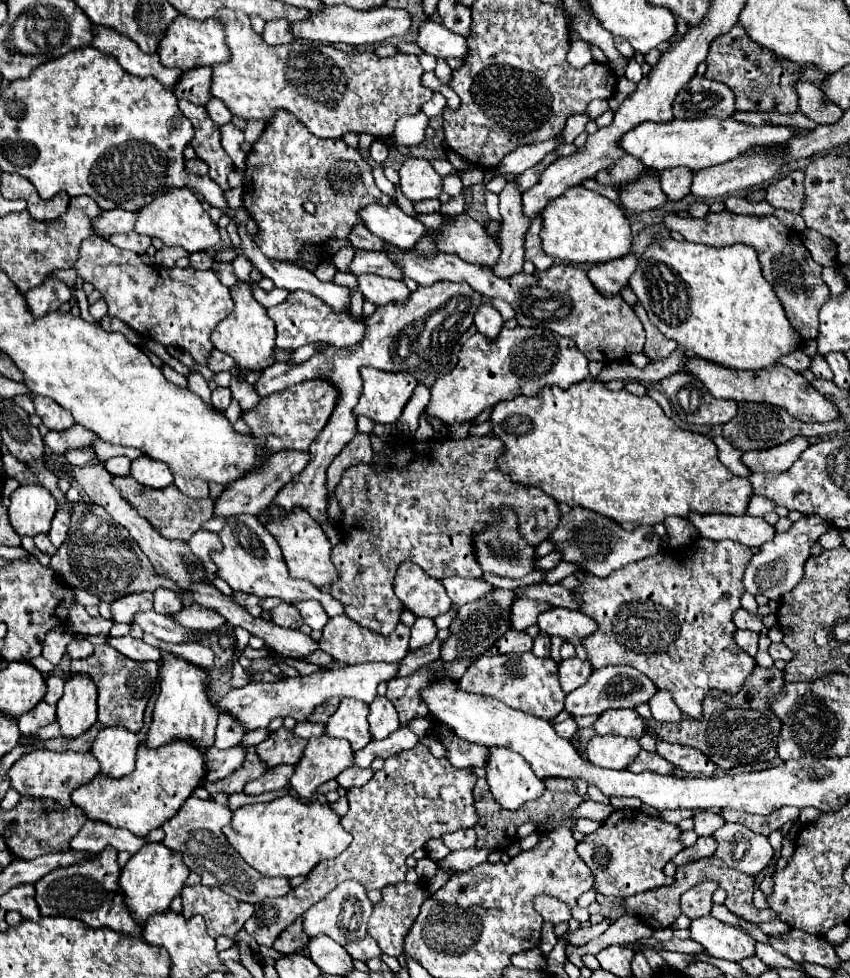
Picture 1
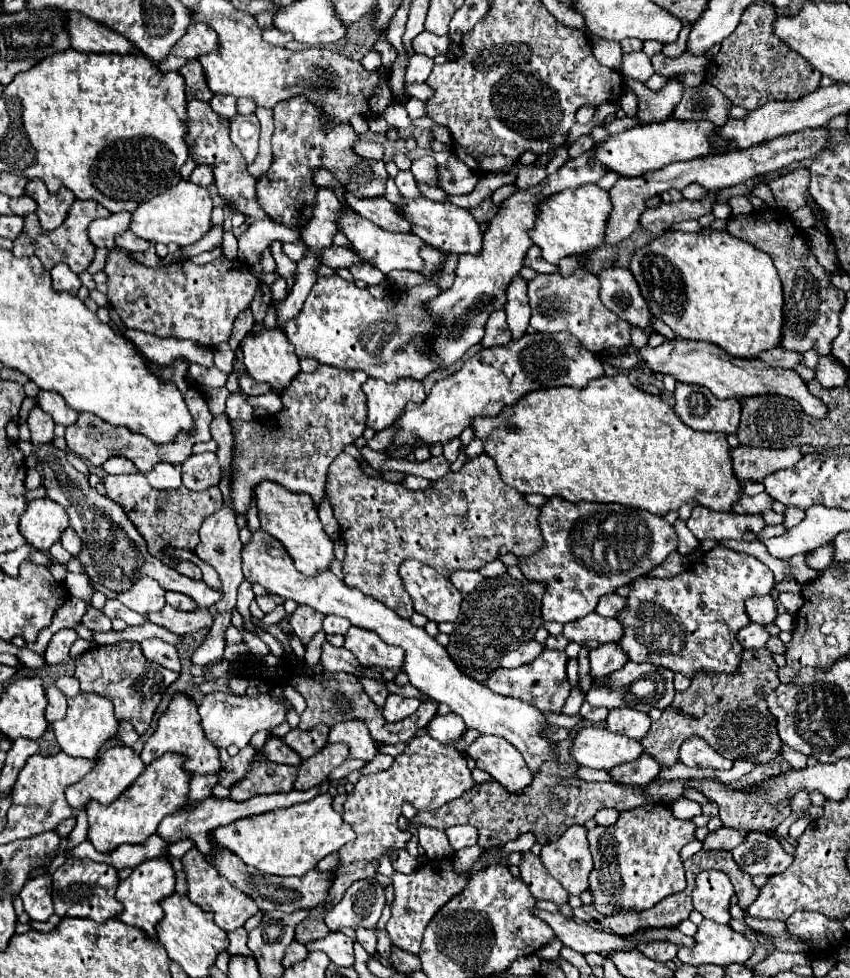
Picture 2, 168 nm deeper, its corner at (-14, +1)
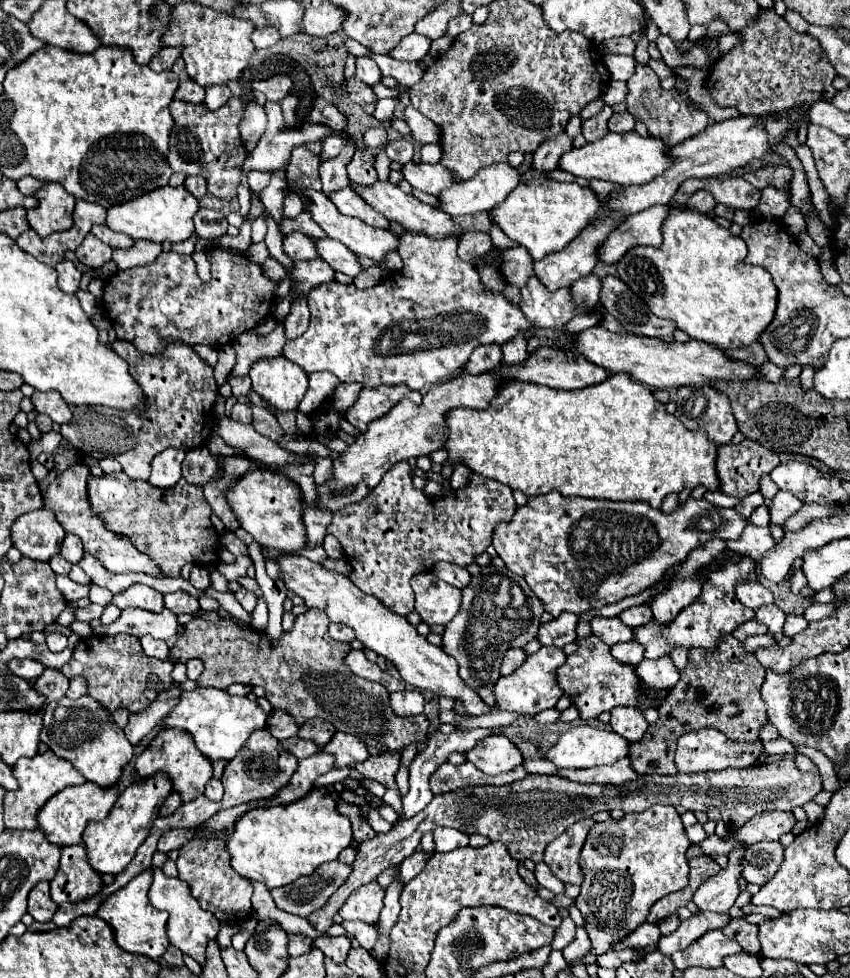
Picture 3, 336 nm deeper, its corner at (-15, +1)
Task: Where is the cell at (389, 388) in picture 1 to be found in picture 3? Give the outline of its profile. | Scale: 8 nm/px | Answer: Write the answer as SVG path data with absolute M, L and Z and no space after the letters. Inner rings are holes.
M379 386L375 390L361 390L357 402L347 410L345 420L355 426L359 432L367 430L371 420L385 416L401 398L409 398L415 404L421 402L421 394L411 390L409 386Z

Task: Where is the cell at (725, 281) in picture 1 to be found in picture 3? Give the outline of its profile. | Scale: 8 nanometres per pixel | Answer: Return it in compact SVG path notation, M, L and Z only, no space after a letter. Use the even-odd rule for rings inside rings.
M671 208L663 226L663 244L659 248L635 246L617 262L617 276L651 308L659 318L669 318L695 340L703 340L721 348L743 348L757 342L759 334L769 326L775 306L777 290L771 274L763 266L745 262L747 244L721 228L713 218L689 208Z

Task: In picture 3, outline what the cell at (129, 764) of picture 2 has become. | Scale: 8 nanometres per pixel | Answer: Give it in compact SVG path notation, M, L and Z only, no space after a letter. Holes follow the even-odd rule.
M85 782L81 786L69 786L67 790L55 794L55 798L51 798L51 802L47 802L47 806L43 806L43 810L39 810L37 814L37 822L39 822L39 830L45 834L45 838L49 842L53 842L55 846L73 846L73 844L81 844L81 834L85 830L85 826L89 822L99 822L103 820L111 806L117 800L117 786L113 786L113 790L99 790L99 786Z

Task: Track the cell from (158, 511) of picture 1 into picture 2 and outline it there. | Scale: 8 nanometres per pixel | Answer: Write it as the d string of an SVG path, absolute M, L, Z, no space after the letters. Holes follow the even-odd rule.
M142 474L106 476L104 478L104 492L110 500L114 500L116 504L126 508L130 520L134 522L138 532L146 538L150 554L154 554L158 558L164 558L162 548L166 548L166 546L194 550L194 546L200 542L198 530L200 530L202 522L210 514L214 514L222 508L222 494L216 486L202 490L202 492L192 492L184 486L180 486L176 490L158 492L146 482L146 478Z

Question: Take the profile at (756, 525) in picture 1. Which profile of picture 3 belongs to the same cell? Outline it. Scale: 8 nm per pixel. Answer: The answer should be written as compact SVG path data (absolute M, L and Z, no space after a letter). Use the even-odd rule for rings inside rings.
M549 492L529 498L525 506L517 506L511 522L495 526L493 548L513 574L523 576L551 616L559 616L561 612L573 612L579 616L591 608L601 608L651 588L671 566L685 562L689 552L703 546L707 540L737 540L747 522L749 520L735 514L735 510L713 506L705 498L695 500L689 496L685 504L665 514L659 508L647 506L647 502L565 498L559 492Z

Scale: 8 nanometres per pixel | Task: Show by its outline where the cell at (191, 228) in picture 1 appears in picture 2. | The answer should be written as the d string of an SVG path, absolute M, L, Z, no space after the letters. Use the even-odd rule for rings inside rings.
M190 180L178 182L172 190L154 196L150 202L142 202L132 212L132 224L130 230L150 242L162 242L162 244L178 244L178 246L190 246L198 242L208 230L212 228L212 198L206 188L194 186Z

